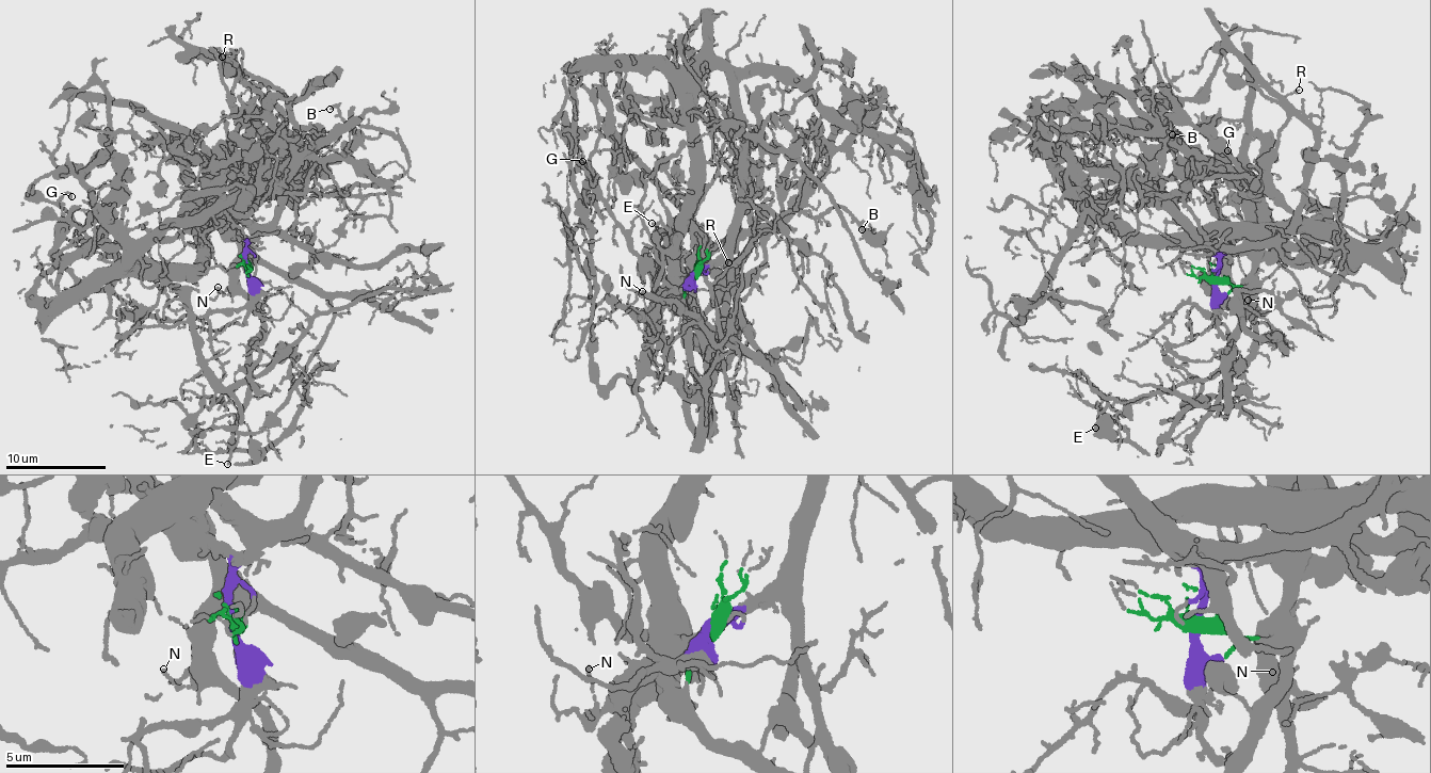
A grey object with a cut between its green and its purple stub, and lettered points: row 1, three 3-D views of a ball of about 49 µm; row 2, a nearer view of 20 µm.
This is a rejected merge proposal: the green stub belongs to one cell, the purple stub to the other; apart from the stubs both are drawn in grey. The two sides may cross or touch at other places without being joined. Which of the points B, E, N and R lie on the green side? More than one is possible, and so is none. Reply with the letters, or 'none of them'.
E, N

